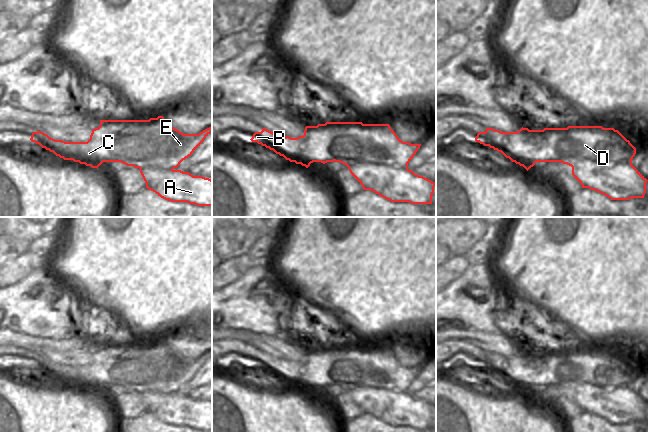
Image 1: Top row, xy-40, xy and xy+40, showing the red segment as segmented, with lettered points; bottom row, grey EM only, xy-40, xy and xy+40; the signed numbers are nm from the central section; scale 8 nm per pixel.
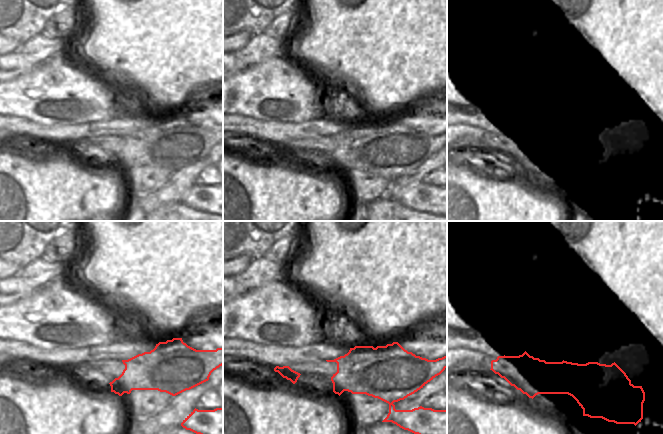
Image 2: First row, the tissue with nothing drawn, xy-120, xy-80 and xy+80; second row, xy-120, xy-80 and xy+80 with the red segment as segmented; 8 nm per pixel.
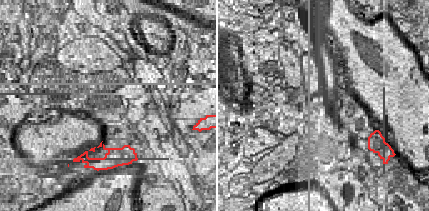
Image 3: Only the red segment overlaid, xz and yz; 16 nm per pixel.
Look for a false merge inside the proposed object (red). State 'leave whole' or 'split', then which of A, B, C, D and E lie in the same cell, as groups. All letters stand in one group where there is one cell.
split | A B C / D E

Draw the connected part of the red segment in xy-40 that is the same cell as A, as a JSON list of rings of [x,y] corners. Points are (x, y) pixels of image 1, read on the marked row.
[[[145,168],[140,173],[146,188],[165,200],[212,206],[212,180],[209,178],[173,169]]]

